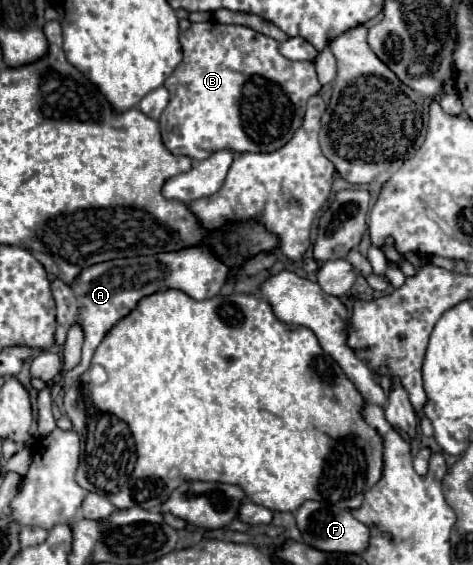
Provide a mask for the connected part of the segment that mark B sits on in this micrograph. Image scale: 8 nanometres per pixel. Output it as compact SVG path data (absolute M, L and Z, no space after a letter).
M203 22L203 24L191 24L189 30L179 34L179 42L183 48L183 60L181 64L175 68L175 72L165 80L165 88L171 94L171 100L167 104L167 108L163 110L161 118L159 118L159 126L161 126L161 136L163 136L163 144L167 146L167 150L171 154L177 156L189 156L193 160L205 160L209 154L219 152L219 150L229 150L229 152L273 152L279 150L281 146L285 146L285 142L289 142L289 138L293 138L293 134L297 132L297 128L303 122L303 114L305 114L305 104L311 96L315 96L321 90L321 84L317 80L313 62L293 62L287 60L285 56L279 54L279 42L263 36L251 28L245 26L233 26L233 24L219 24L219 22Z

